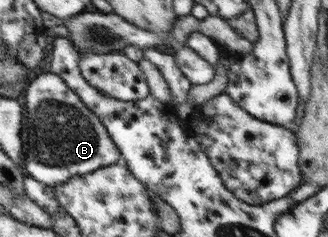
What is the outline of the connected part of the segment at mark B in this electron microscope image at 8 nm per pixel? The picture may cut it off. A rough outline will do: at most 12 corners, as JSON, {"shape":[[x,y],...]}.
{"shape":[[55,72],[33,74],[31,157],[55,187],[123,163],[105,124]]}

